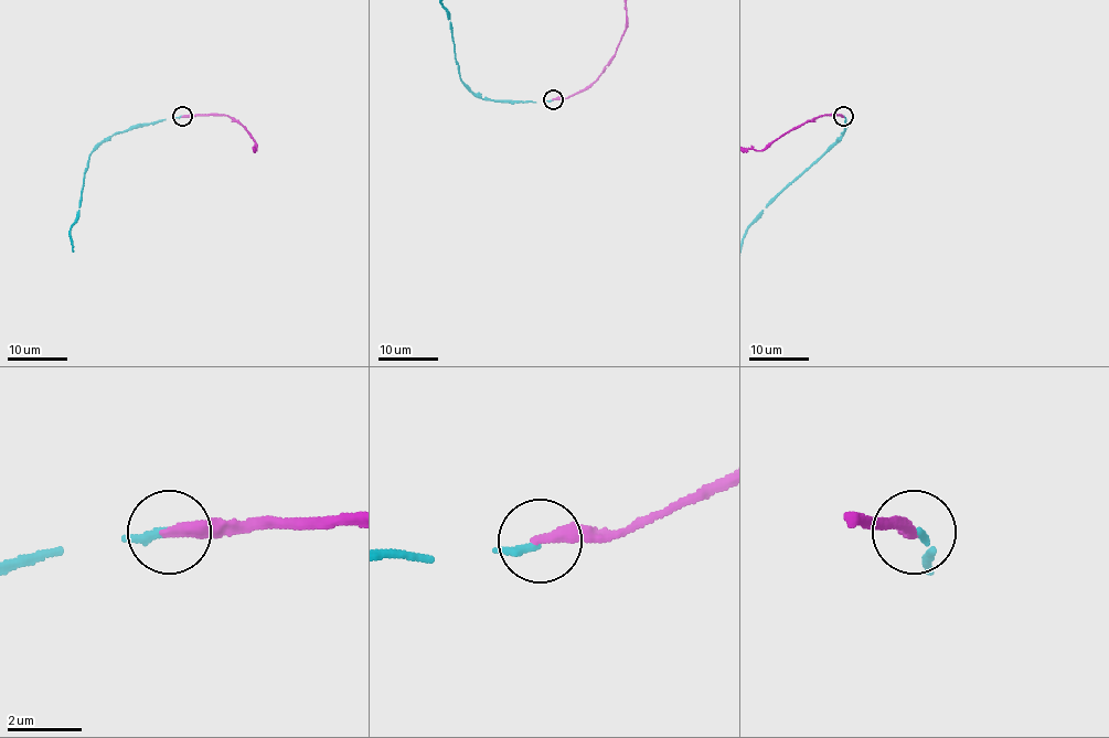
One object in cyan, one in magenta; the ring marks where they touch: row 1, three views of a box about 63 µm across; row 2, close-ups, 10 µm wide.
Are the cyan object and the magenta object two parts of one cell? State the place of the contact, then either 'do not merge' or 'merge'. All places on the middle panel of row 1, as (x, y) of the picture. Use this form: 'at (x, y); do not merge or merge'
at (553, 99); do not merge

